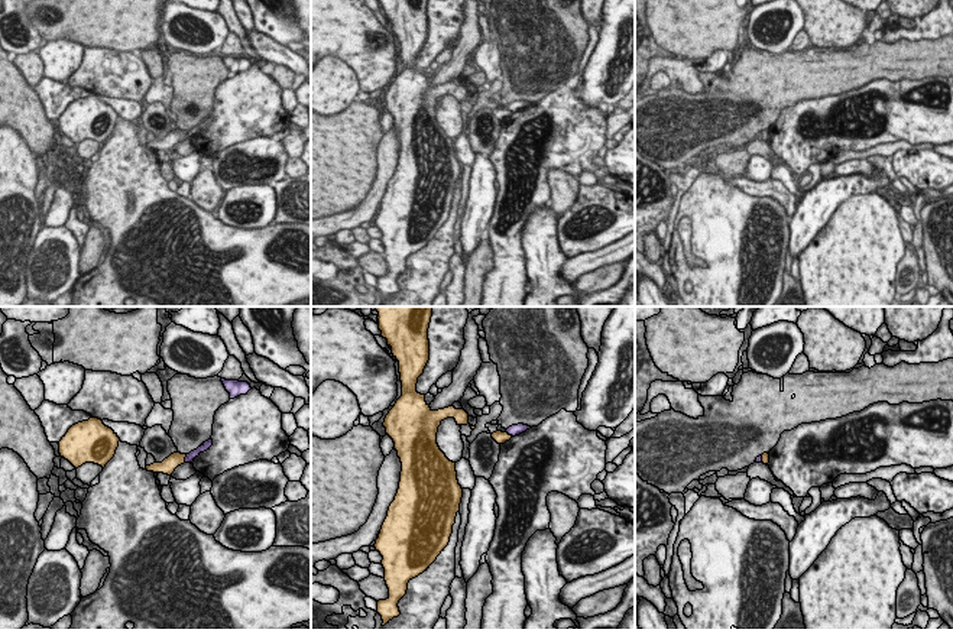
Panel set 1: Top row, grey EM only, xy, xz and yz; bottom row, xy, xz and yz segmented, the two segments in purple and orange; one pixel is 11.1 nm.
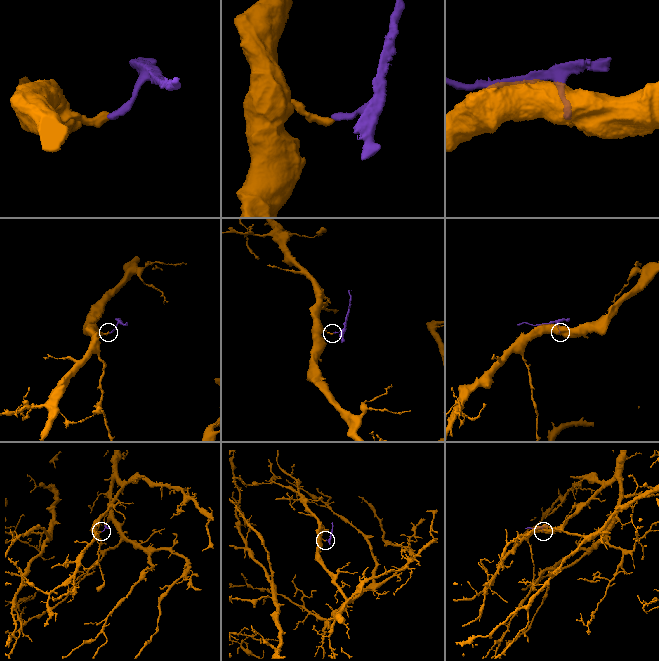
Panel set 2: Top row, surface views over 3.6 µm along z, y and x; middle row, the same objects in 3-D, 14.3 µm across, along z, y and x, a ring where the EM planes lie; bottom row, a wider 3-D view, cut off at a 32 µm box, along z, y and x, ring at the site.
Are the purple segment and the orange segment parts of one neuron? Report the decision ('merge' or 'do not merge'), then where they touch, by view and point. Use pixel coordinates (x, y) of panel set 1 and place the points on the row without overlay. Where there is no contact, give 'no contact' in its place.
do not merge | xy (185, 135)

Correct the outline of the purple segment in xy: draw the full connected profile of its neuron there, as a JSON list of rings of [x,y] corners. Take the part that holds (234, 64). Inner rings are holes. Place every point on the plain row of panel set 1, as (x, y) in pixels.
[[[221,55],[226,67],[230,69],[230,75],[234,75],[240,71],[247,71],[247,68],[252,65],[247,58],[239,58],[239,56],[226,56]]]

